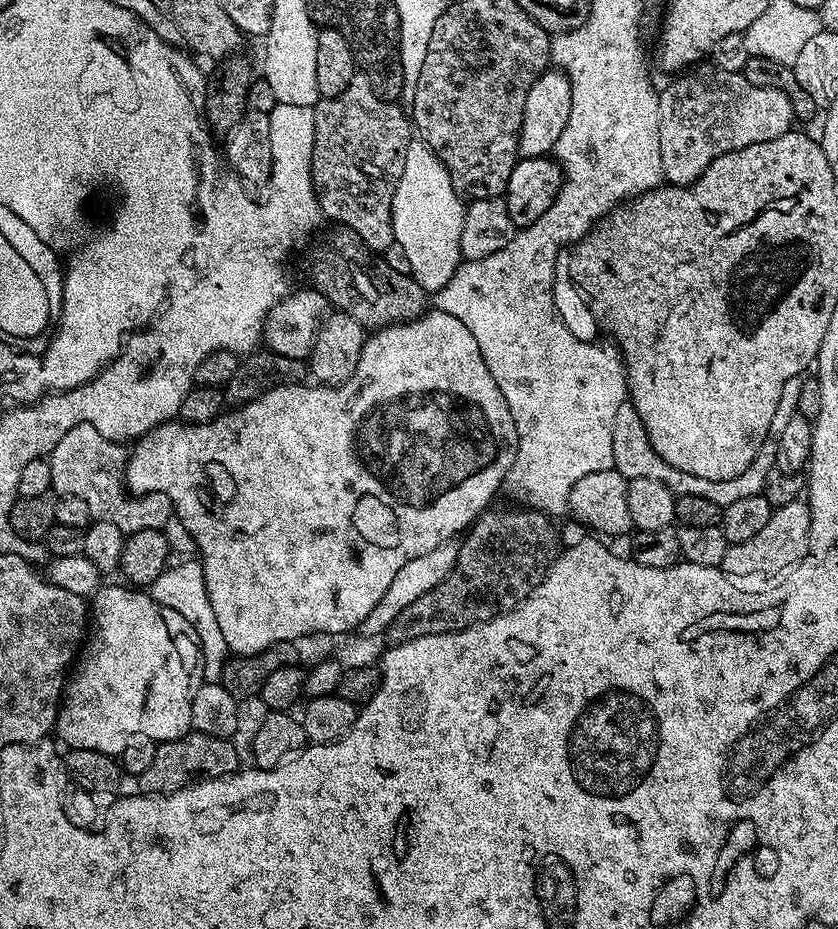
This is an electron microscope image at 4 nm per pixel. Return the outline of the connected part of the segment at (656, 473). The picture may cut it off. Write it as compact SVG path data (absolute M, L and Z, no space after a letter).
M630 402L618 406L618 414L614 417L614 462L612 467L624 475L626 479L634 478L654 478L654 482L662 482L672 491L673 496L697 496L698 498L710 498L710 502L721 506L730 502L738 502L738 498L750 498L751 496L763 493L764 479L768 477L769 472L773 471L776 462L776 440L769 438L764 441L760 452L754 458L754 462L738 478L729 480L707 480L698 478L694 474L686 474L670 462L666 462L650 446L650 438L638 418L638 410Z

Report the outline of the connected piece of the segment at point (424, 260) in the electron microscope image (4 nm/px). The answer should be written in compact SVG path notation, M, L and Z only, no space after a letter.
M413 139L406 150L406 166L392 203L392 235L406 250L411 276L429 294L446 286L462 262L460 239L465 207L465 201L450 182L446 166L442 166L428 144Z

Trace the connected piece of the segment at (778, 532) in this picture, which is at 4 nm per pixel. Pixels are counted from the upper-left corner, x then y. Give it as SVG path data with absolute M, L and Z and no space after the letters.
M803 499L791 500L786 506L773 511L770 522L766 522L766 526L762 526L761 532L754 534L754 538L746 538L746 542L729 544L719 569L729 578L737 578L736 576L774 576L783 568L789 567L788 569L791 569L805 559L807 552L804 551L808 548L808 531L811 530L812 524L814 525L813 509L809 508Z

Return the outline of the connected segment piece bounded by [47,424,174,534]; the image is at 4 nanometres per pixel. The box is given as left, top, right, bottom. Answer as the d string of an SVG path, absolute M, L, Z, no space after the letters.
M76 424L64 436L51 445L52 456L47 457L50 466L50 478L52 479L52 492L56 496L73 496L82 498L86 506L90 506L90 514L93 520L109 520L114 522L126 534L137 532L138 530L150 530L158 528L163 530L168 520L173 519L172 503L166 494L161 492L151 492L149 496L133 496L129 493L124 482L124 465L126 463L125 449L120 449L121 445L115 440L108 440L94 426L89 424Z

